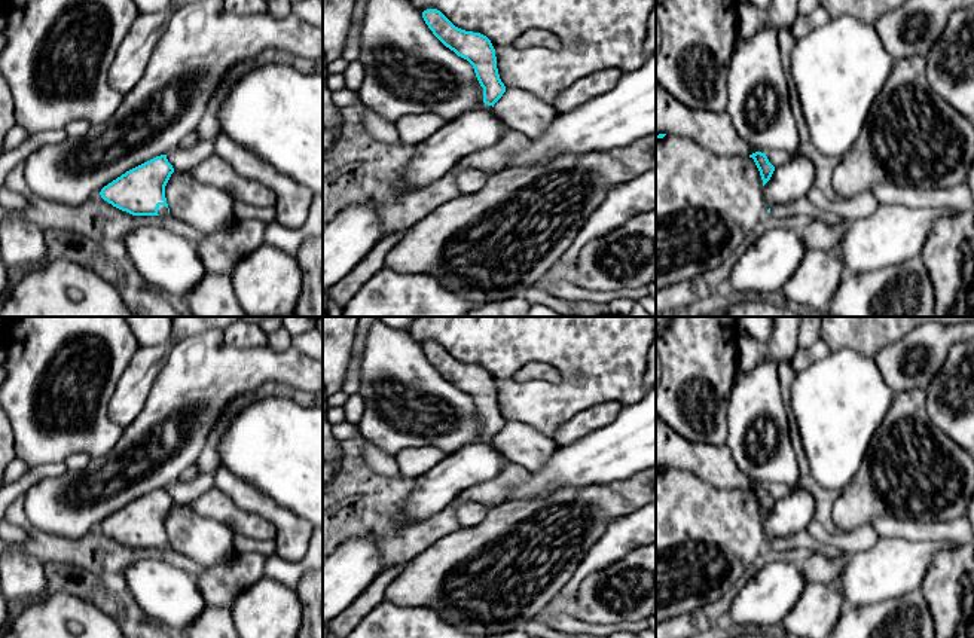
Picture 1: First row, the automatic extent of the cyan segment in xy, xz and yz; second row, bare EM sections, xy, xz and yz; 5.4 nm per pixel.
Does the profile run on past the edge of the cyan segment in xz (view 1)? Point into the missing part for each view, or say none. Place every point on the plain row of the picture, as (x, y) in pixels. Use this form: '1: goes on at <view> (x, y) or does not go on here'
1: does not go on here

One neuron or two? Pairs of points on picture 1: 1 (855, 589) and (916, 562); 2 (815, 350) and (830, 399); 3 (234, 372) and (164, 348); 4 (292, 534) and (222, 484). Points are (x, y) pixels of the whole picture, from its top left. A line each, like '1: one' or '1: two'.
1: one
2: two
3: two
4: one

